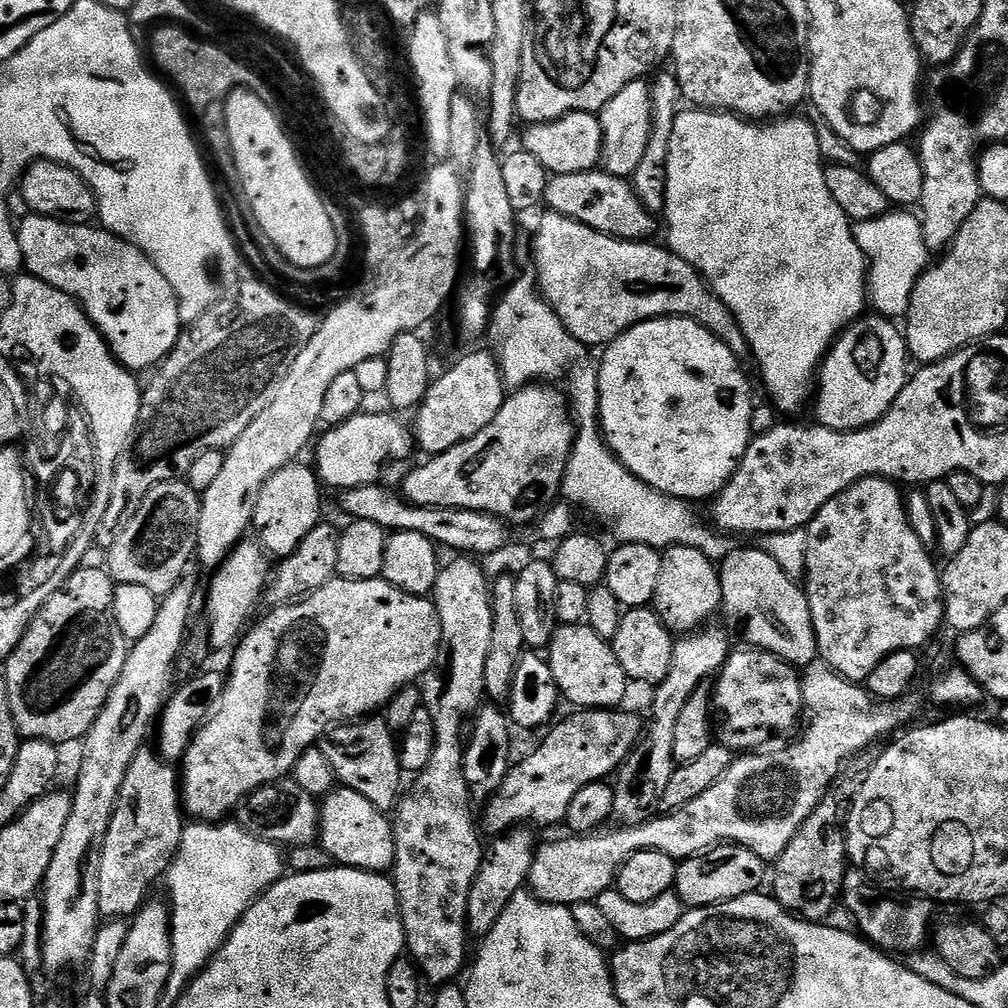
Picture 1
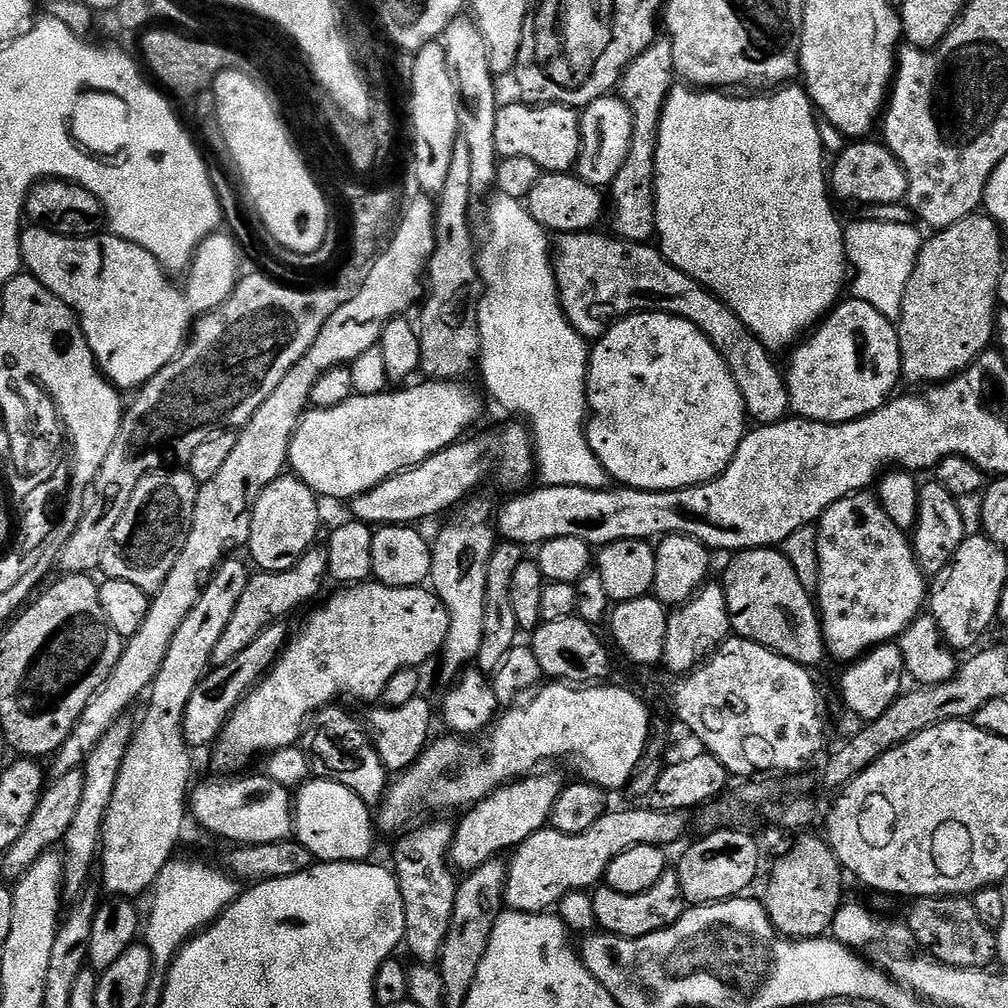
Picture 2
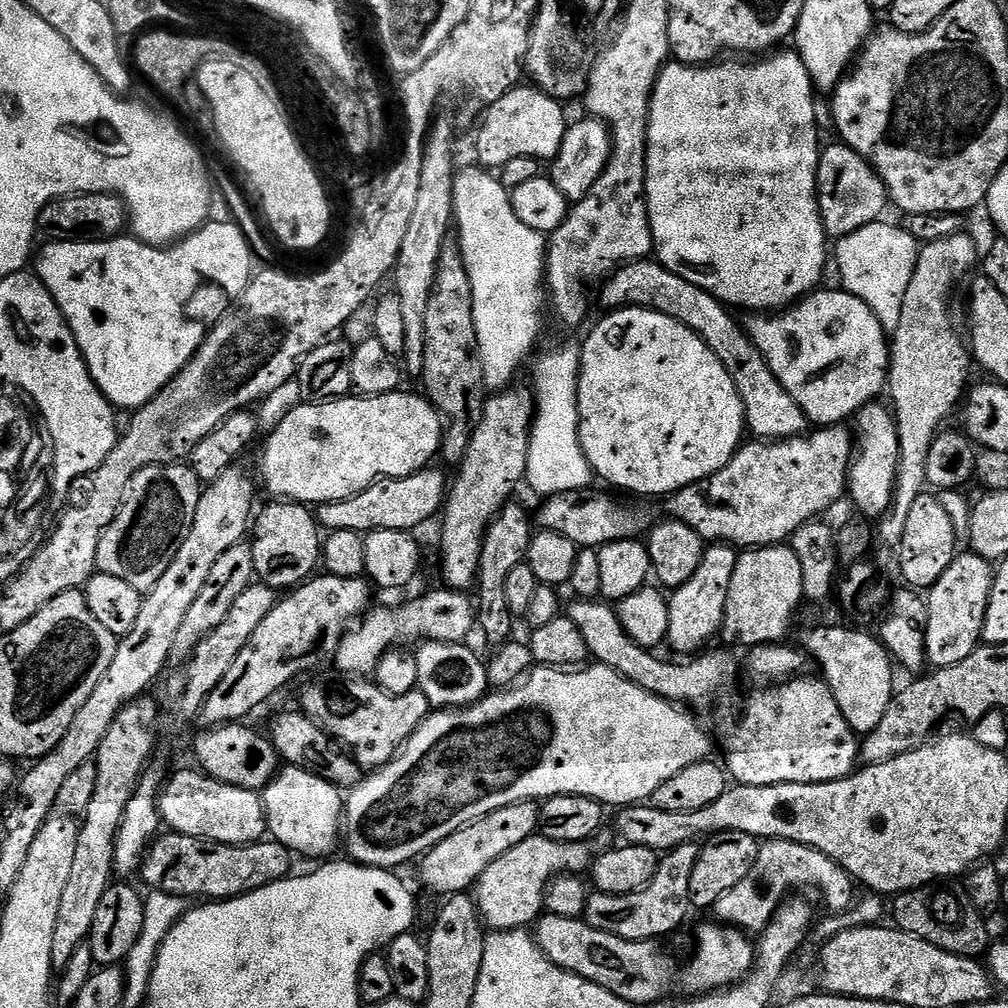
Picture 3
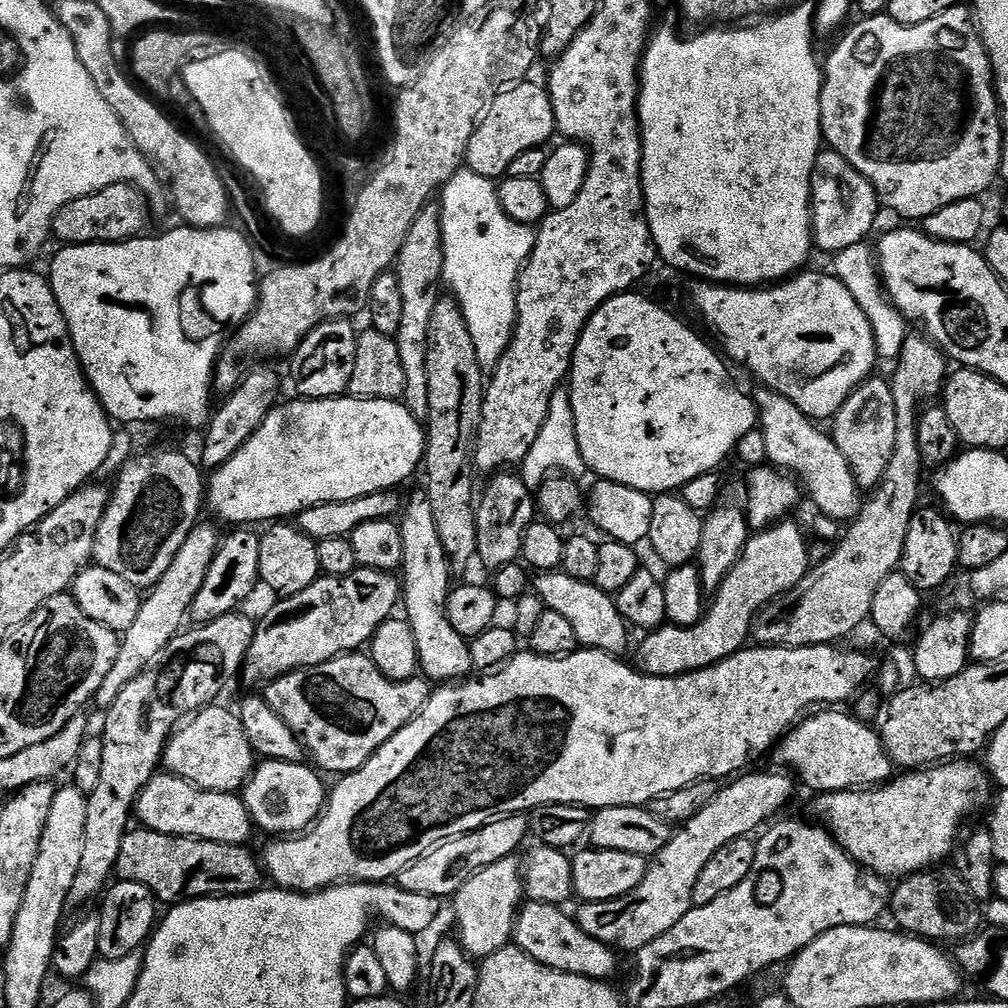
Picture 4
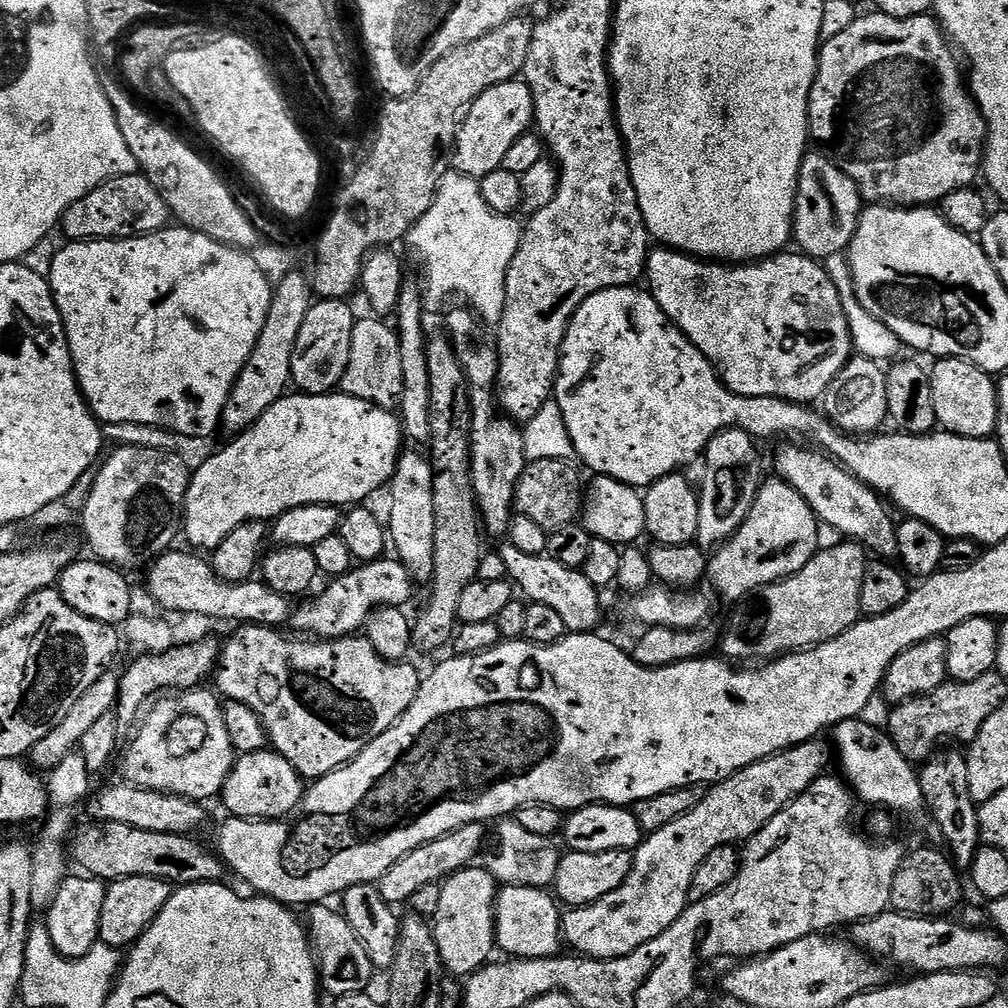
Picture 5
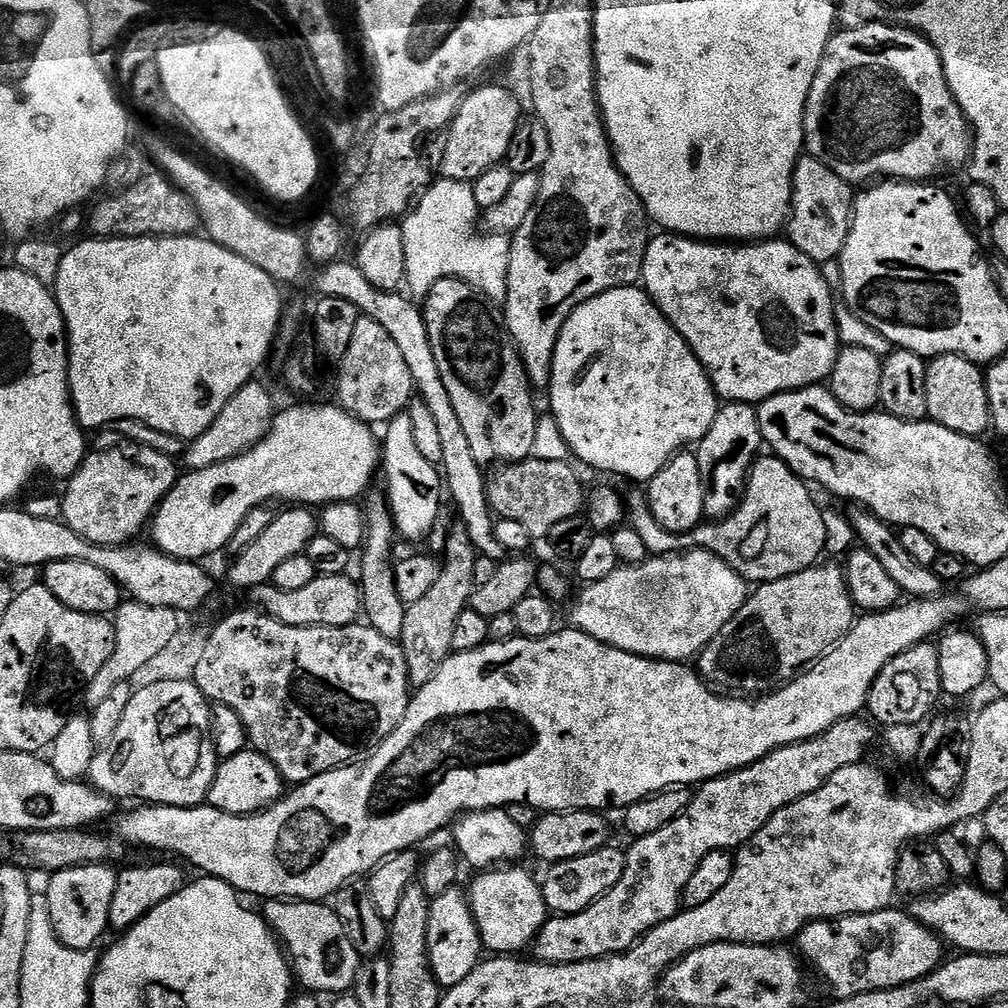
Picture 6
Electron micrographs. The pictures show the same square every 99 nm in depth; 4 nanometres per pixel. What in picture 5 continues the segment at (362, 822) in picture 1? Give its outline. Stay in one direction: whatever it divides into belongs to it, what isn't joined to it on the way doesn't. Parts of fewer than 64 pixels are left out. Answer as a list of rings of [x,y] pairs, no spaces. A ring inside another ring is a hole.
[[[275,750],[241,755],[234,765],[234,771],[224,785],[222,801],[228,807],[227,815],[237,820],[279,820],[299,809],[304,803],[306,781],[303,776],[279,756]]]

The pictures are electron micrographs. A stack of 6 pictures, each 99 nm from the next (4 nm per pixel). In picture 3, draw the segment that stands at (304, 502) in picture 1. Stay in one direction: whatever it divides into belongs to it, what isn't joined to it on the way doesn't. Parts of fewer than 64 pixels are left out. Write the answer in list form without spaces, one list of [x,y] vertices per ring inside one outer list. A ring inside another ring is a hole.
[[[283,498],[273,499],[264,509],[257,511],[254,516],[254,536],[251,541],[254,554],[255,579],[261,584],[277,590],[299,588],[305,580],[317,571],[322,560],[322,529],[314,515],[313,509],[307,504],[298,504],[295,500]]]

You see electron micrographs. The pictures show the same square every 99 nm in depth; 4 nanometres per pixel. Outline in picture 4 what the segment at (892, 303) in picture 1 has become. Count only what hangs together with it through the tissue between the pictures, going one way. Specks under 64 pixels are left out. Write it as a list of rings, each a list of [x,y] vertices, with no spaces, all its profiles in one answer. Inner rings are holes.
[[[867,243],[855,244],[847,248],[843,254],[837,255],[834,274],[844,283],[846,290],[850,290],[850,294],[854,294],[854,302],[858,302],[858,306],[862,306],[862,314],[866,314],[876,339],[877,357],[881,361],[895,362],[900,359],[902,346],[910,334],[910,324],[892,304],[888,293],[884,291],[876,253],[871,247],[868,247]]]

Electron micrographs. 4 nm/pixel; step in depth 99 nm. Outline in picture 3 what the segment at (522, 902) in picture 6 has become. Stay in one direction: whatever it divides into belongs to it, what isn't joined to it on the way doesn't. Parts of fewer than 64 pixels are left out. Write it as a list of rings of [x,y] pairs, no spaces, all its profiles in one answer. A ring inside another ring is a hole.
[[[541,915],[534,925],[536,945],[560,968],[578,974],[606,990],[618,994],[634,1006],[656,1004],[671,988],[680,987],[684,994],[703,994],[731,988],[752,971],[754,944],[741,929],[723,922],[704,924],[696,932],[696,953],[679,972],[672,960],[664,956],[659,943],[650,940],[623,940],[614,934],[594,930],[583,919],[571,920]]]

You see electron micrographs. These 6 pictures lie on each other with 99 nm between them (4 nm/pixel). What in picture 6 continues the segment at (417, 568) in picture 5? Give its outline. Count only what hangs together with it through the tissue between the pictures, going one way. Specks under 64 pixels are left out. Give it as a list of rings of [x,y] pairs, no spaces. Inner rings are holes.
[[[401,414],[389,420],[382,432],[382,476],[388,483],[386,503],[392,513],[395,531],[400,532],[405,541],[422,541],[429,535],[435,520],[442,515],[440,492],[442,496],[442,472],[439,467],[426,462],[418,451],[418,442],[414,438],[414,426],[407,414]]]

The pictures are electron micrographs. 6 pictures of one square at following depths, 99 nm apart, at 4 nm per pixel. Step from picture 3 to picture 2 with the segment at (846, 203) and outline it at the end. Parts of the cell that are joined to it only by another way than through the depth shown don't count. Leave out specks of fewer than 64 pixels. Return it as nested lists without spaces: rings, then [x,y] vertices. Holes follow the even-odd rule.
[[[860,138],[849,143],[830,164],[830,192],[837,201],[849,200],[852,204],[898,204],[907,197],[908,176],[904,168],[882,142]]]

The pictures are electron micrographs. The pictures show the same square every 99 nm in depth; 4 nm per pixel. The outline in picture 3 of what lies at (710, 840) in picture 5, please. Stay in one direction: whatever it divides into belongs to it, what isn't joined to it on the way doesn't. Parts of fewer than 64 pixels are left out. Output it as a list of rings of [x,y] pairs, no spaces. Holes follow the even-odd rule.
[[[683,844],[661,859],[654,878],[642,890],[625,896],[611,896],[593,891],[586,902],[583,919],[594,930],[614,934],[623,940],[659,941],[668,936],[690,913],[690,874],[694,874],[694,862],[698,862],[700,848],[696,844]]]

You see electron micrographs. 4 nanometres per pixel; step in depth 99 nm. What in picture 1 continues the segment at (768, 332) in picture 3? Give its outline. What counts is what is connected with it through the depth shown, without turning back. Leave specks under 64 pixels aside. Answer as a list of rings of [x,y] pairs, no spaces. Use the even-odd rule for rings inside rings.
[[[865,314],[849,324],[836,338],[836,343],[828,349],[818,369],[818,387],[814,392],[816,416],[823,427],[839,432],[853,432],[876,424],[890,410],[890,406],[908,385],[910,357],[905,333],[895,328],[891,319],[879,314]]]

